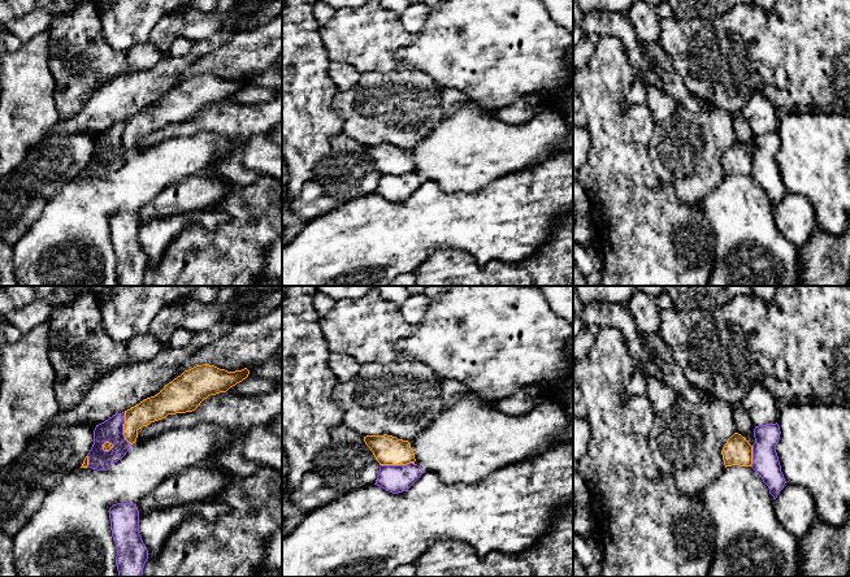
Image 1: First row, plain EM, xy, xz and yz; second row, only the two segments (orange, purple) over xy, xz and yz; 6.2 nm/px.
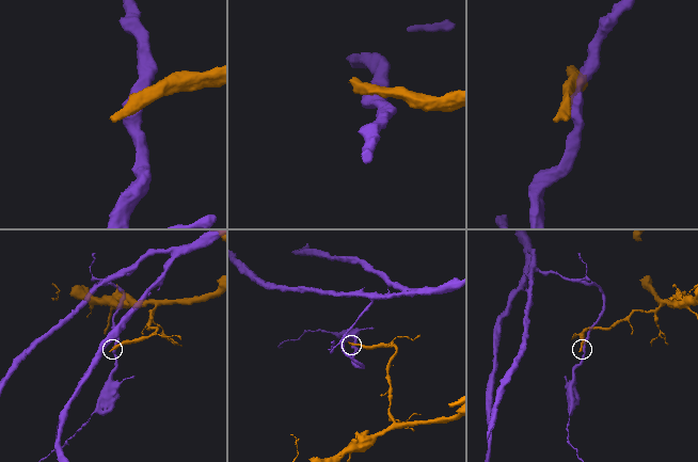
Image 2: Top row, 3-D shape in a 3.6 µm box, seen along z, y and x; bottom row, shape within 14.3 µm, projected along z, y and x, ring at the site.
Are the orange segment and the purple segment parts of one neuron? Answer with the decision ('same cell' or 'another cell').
another cell

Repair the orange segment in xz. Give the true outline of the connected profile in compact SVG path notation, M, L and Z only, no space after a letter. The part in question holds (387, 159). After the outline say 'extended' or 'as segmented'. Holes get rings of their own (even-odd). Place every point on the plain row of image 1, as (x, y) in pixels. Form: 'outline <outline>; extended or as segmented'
outline M367 144L365 153L373 161L380 174L407 174L416 170L415 161L408 149L393 144Z; as segmented

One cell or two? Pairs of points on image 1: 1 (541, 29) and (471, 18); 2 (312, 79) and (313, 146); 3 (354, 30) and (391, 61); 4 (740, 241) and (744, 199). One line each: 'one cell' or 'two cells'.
1: one cell
2: one cell
3: one cell
4: one cell

